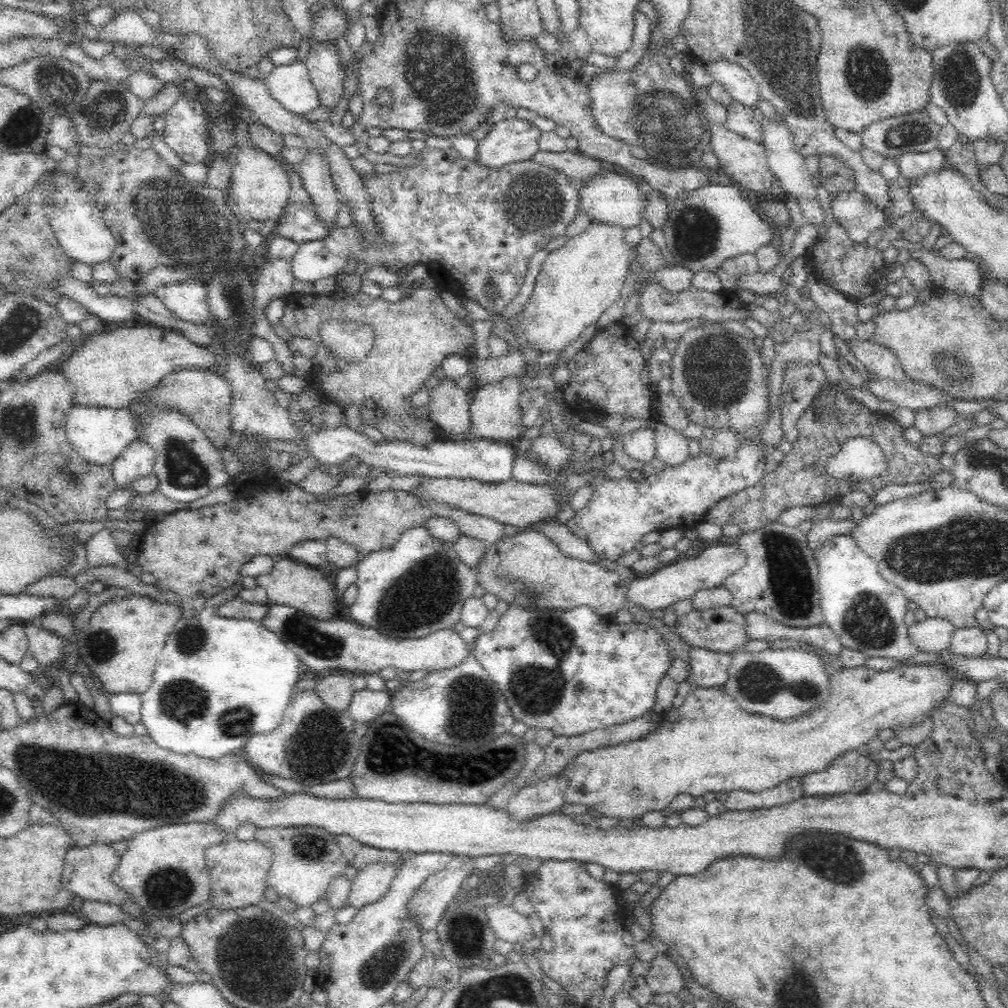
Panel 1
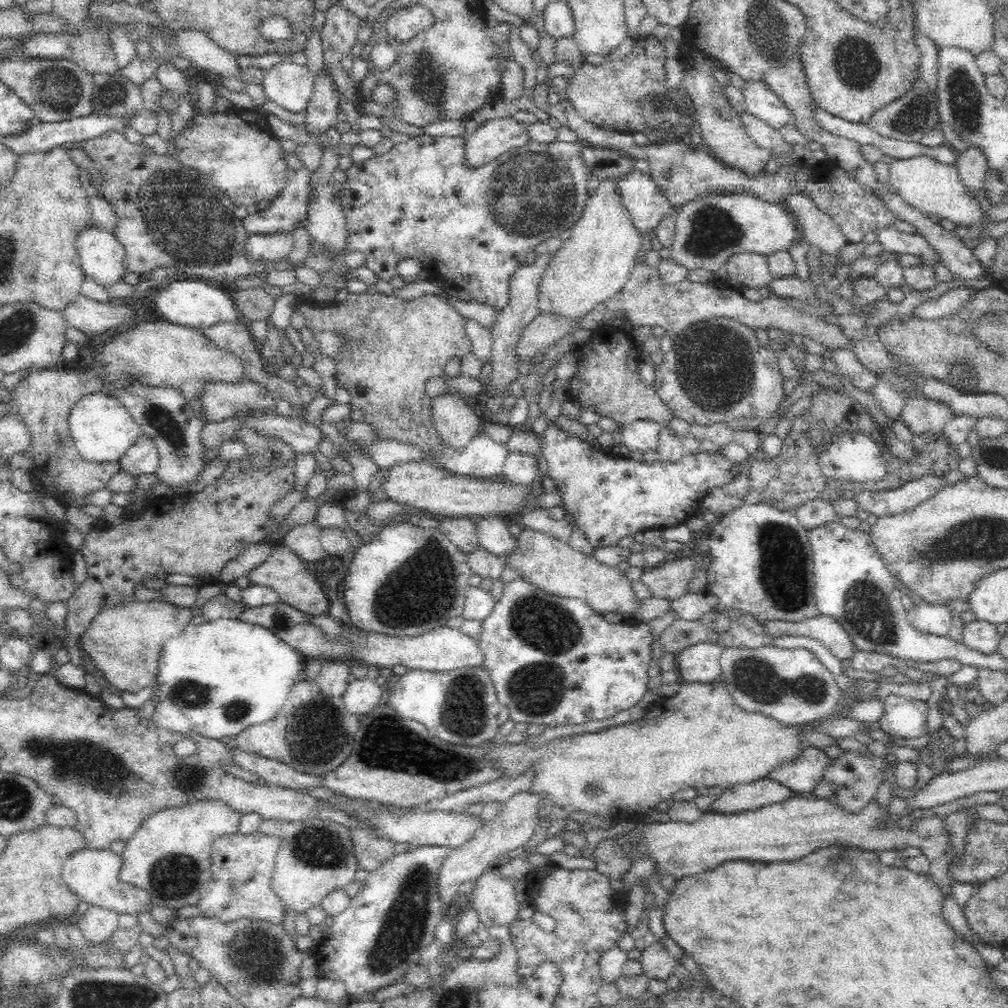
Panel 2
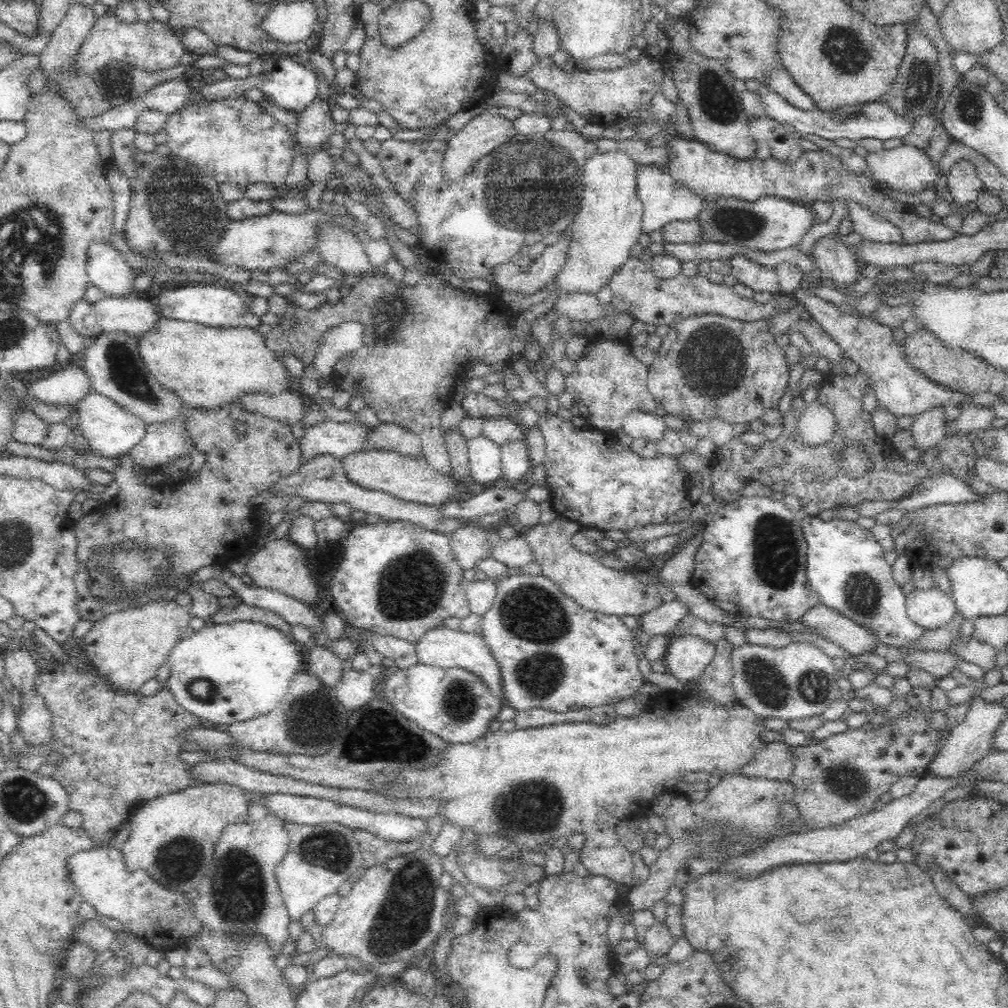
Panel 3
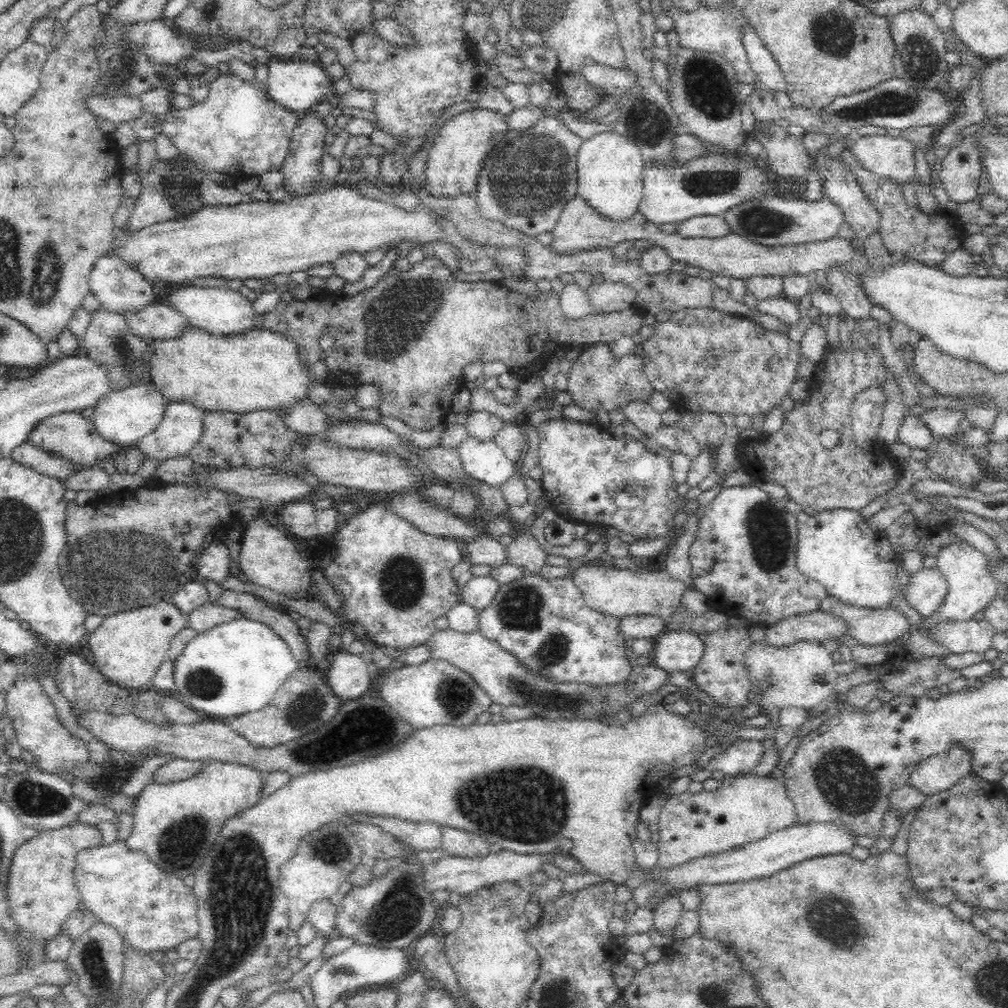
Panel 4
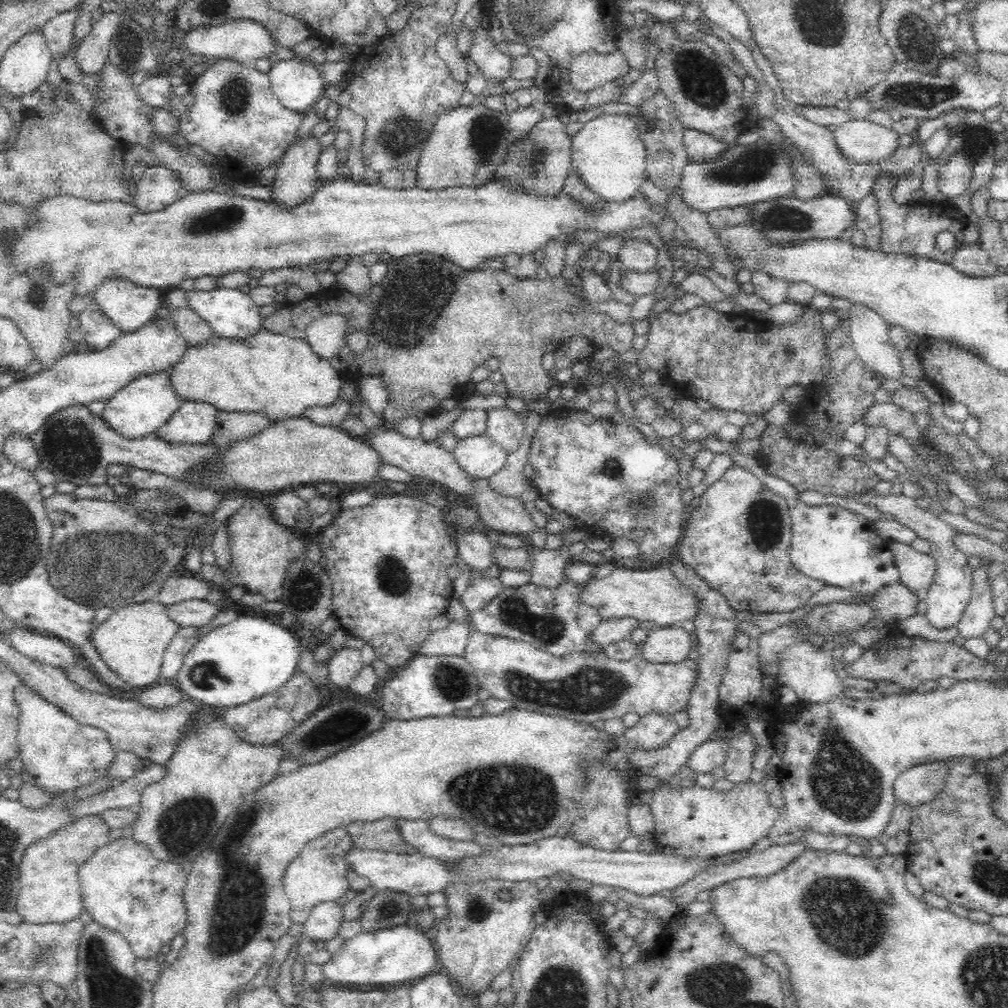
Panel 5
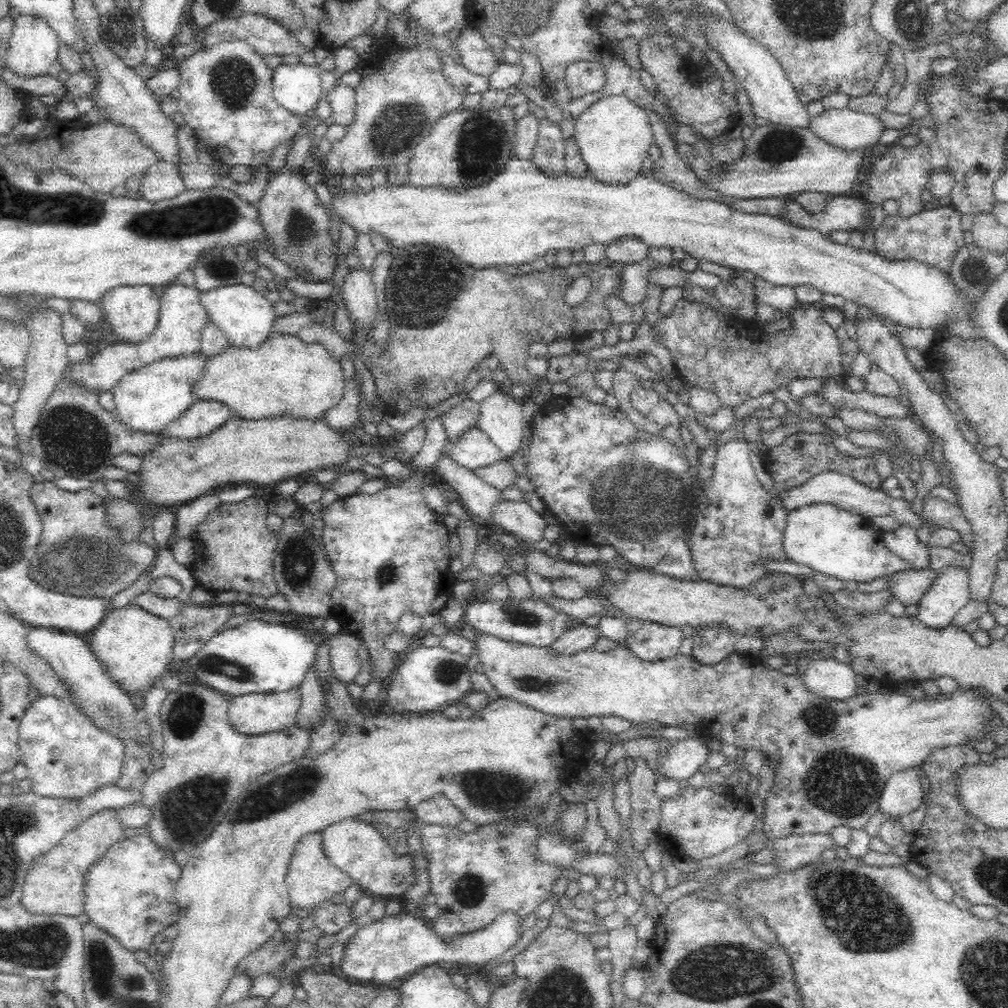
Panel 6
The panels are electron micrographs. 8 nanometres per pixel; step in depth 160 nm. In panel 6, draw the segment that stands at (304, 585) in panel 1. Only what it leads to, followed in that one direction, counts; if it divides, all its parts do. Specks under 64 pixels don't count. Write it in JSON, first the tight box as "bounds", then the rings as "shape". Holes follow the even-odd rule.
{"bounds":[188,497,278,598],"shape":[[[251,497],[236,504],[220,504],[211,510],[189,534],[194,564],[188,568],[196,586],[211,593],[236,590],[268,598],[278,592],[273,577],[277,532],[268,529],[268,506],[261,497]]]}

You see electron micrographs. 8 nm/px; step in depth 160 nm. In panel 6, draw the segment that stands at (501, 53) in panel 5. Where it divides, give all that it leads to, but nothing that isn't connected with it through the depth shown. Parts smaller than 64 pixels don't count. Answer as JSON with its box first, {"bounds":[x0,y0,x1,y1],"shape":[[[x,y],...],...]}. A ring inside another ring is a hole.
{"bounds":[455,26,499,77],"shape":[[[469,26],[460,33],[455,49],[461,65],[477,76],[488,77],[499,66],[498,59],[489,50],[482,34]]]}

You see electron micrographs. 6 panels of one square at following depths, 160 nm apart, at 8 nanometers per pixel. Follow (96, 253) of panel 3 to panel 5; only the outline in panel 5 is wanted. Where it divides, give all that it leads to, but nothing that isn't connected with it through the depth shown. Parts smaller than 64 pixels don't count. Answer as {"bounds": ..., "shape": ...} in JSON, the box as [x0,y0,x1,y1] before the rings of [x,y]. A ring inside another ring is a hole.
{"bounds":[93,279,161,334],"shape":[[[110,279],[101,284],[93,300],[122,334],[140,330],[161,308],[158,289],[138,286],[124,279]]]}

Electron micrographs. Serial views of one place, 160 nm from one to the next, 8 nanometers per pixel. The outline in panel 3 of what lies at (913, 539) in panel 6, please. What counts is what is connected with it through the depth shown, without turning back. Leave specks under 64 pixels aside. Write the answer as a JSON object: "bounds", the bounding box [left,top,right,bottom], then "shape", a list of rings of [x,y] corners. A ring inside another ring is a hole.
{"bounds":[905,587,957,629],"shape":[[[940,587],[916,588],[905,601],[909,619],[923,629],[944,626],[957,614],[954,599]]]}

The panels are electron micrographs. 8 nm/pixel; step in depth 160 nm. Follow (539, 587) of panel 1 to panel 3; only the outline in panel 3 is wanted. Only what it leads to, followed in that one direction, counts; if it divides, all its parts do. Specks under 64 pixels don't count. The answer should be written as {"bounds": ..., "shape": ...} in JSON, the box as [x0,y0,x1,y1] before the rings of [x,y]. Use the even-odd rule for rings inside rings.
{"bounds":[522,516,664,617],"shape":[[[556,516],[545,525],[536,524],[522,530],[534,551],[535,562],[540,565],[542,576],[554,581],[566,595],[586,610],[601,612],[605,615],[637,617],[664,604],[664,598],[658,592],[653,580],[644,584],[636,576],[636,571],[625,572],[616,568],[606,568],[591,554],[576,550],[572,546],[571,536],[581,532],[582,528],[576,521]]]}

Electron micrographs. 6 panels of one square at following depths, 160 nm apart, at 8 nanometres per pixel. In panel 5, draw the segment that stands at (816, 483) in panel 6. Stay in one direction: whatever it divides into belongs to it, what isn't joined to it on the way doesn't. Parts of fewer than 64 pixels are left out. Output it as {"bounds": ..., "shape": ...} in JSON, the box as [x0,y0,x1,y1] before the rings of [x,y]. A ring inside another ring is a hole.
{"bounds":[855,491,974,629],"shape":[[[868,491],[860,493],[855,500],[862,504],[868,504],[868,506],[874,506],[884,517],[892,517],[896,522],[904,524],[906,528],[914,530],[919,538],[929,542],[932,549],[930,556],[936,564],[936,576],[924,599],[926,603],[925,617],[934,628],[944,629],[958,625],[970,600],[974,570],[969,565],[969,557],[952,544],[952,537],[957,531],[942,521],[932,509],[920,508],[918,500],[914,500],[914,498],[906,498],[904,495],[896,496],[896,494],[879,496]]]}

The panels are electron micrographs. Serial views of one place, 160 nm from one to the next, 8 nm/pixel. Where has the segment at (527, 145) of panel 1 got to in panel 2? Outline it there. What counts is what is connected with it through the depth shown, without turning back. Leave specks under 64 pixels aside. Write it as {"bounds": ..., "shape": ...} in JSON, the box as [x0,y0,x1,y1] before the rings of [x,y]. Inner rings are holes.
{"bounds":[461,117,528,168],"shape":[[[512,117],[491,118],[464,140],[461,144],[461,156],[468,168],[478,168],[528,141],[526,124]]]}

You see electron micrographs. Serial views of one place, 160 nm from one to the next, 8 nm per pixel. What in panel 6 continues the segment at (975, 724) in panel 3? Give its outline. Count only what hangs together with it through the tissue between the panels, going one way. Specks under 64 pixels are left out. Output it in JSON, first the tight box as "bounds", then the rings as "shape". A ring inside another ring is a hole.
{"bounds":[877,767,925,818],"shape":[[[918,767],[896,772],[882,789],[877,812],[896,818],[912,814],[922,804],[925,791]]]}

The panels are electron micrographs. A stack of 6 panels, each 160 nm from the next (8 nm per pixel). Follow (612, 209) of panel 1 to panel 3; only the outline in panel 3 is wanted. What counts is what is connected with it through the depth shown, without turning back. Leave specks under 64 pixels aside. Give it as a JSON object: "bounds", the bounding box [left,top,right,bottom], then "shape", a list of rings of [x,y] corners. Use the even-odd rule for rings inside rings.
{"bounds":[637,165,709,239],"shape":[[[639,165],[637,187],[638,197],[640,197],[643,206],[641,232],[644,239],[647,239],[653,232],[662,230],[666,224],[675,221],[696,220],[709,204],[704,195],[698,195],[689,185],[680,181],[676,184],[676,179],[674,179],[672,173],[657,165]]]}

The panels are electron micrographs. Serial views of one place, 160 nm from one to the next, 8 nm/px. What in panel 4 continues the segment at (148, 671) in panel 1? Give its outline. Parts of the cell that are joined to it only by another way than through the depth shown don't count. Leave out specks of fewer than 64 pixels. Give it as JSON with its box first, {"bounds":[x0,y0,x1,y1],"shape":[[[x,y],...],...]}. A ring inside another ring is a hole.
{"bounds":[88,599,186,689],"shape":[[[167,599],[153,605],[108,615],[94,632],[88,634],[92,664],[110,682],[125,689],[148,689],[150,680],[168,656],[172,638],[186,627],[185,613]]]}

